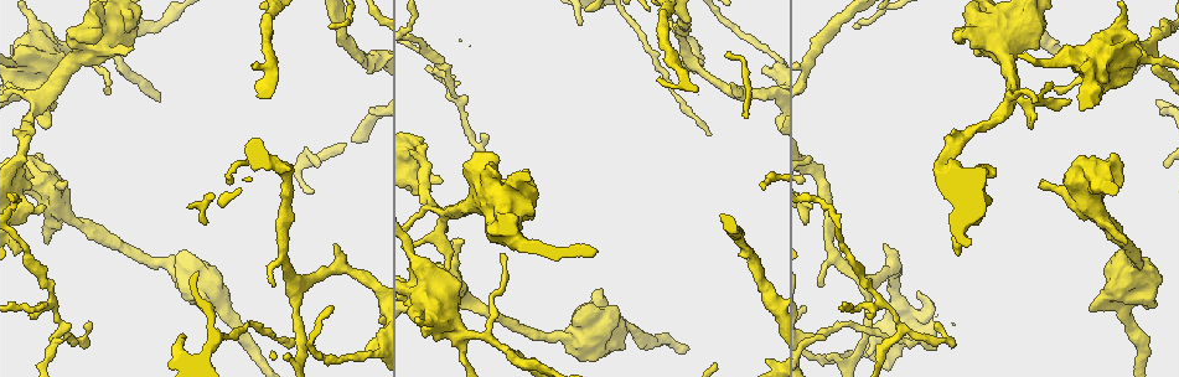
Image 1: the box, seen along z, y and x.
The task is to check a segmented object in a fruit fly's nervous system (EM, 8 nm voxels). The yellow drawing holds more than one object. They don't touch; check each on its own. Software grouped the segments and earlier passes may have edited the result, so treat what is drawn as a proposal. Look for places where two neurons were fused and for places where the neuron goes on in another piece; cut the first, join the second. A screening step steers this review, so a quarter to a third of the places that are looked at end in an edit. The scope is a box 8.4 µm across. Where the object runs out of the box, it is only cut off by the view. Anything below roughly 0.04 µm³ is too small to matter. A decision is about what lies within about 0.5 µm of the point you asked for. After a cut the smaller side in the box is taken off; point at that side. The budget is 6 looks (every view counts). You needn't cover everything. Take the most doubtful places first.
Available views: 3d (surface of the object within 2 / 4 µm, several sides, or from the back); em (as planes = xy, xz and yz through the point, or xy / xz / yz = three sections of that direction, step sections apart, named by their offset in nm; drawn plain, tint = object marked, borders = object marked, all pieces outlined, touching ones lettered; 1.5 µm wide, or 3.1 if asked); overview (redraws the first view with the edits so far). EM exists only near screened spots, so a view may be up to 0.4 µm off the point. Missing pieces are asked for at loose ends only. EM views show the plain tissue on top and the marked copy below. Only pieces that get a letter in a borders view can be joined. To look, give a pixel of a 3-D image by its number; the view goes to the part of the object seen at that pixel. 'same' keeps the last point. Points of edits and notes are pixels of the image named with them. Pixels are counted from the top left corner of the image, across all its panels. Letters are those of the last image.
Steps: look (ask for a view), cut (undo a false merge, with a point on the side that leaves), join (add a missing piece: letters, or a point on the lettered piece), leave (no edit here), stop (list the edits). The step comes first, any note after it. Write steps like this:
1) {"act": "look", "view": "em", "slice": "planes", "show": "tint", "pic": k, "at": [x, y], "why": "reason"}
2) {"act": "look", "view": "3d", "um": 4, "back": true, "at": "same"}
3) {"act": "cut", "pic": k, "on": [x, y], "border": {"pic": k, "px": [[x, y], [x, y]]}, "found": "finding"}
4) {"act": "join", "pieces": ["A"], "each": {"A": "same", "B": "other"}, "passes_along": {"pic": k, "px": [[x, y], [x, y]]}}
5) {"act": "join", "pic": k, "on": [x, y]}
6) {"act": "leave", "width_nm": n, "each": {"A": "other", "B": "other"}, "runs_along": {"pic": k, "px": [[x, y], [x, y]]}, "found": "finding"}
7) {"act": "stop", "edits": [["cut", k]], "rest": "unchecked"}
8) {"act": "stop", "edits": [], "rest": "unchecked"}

{"act": "look", "view": "3d", "um": 4, "pic": 1, "at": [933, 348], "why": "thin end"}

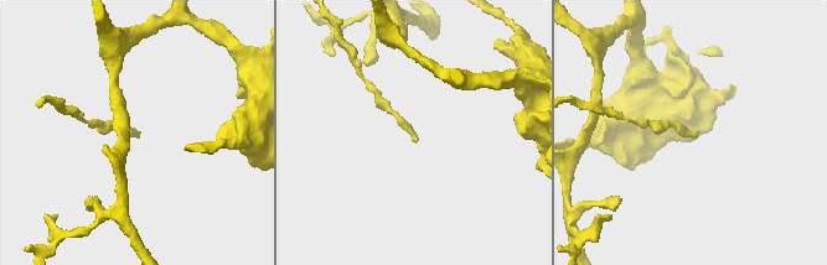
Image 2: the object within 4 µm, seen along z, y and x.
{"act": "look", "view": "em", "slice": "planes", "show": "borders", "pic": 2, "at": [138, 138]}

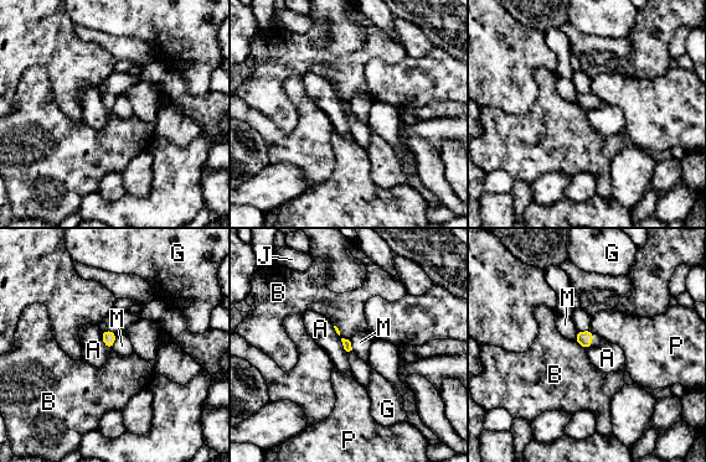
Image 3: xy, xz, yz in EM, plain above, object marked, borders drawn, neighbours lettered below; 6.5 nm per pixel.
{"act": "leave", "each": {"A": "other", "B": "other", "G": "other", "J": "other", "M": "other", "P": "other"}, "found": "no lettered piece goes on from it"}

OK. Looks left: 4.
{"act": "look", "view": "em", "slice": "planes", "show": "borders", "pic": 1, "at": [42, 128], "why": "free end"}

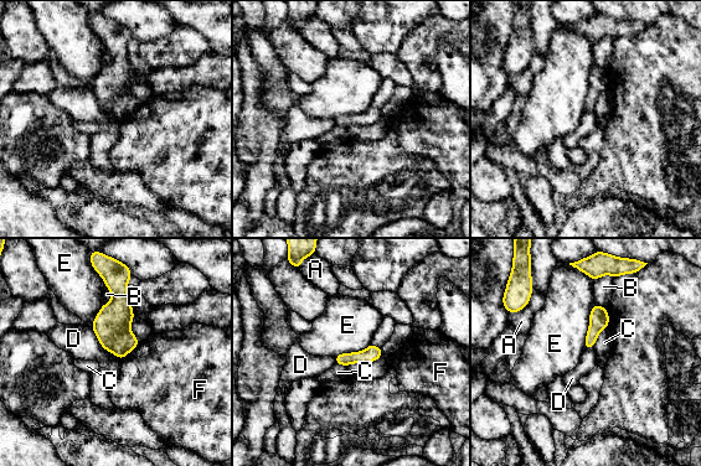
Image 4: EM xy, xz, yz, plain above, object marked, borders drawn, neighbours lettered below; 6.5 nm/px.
{"act": "leave", "longest_contact_nm": ["E", 300], "each": {"A": "other", "B": "other", "C": "other", "D": "other", "E": "other", "F": "other"}, "runs_along": {"pic": 4, "px": [[379, 352], [338, 360]]}, "found": "no lettered piece goes on from it"}

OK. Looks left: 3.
{"act": "look", "view": "em", "slice": "xy", "step": 8, "show": "tint", "pic": 1, "at": [49, 242], "why": "an open end"}

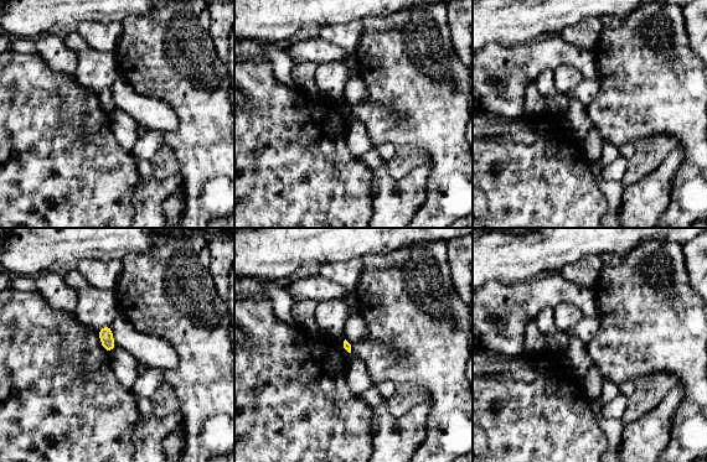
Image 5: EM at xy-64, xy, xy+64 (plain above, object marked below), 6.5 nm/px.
{"act": "look", "view": "em", "slice": "planes", "show": "borders", "at": "same"}

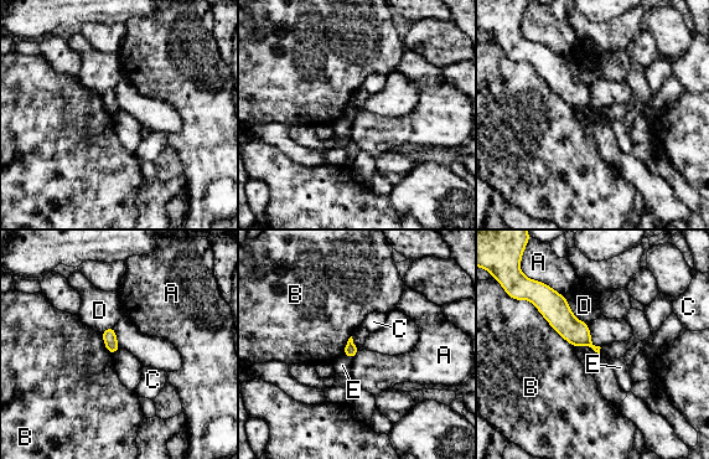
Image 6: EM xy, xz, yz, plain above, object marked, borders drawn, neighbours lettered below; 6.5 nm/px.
{"act": "leave", "each": {"A": "other", "B": "other", "C": "other", "D": "other", "E": "other"}, "found": "no lettered piece goes on from it"}

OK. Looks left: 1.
{"act": "stop", "edits": [], "rest": "unchecked"}

